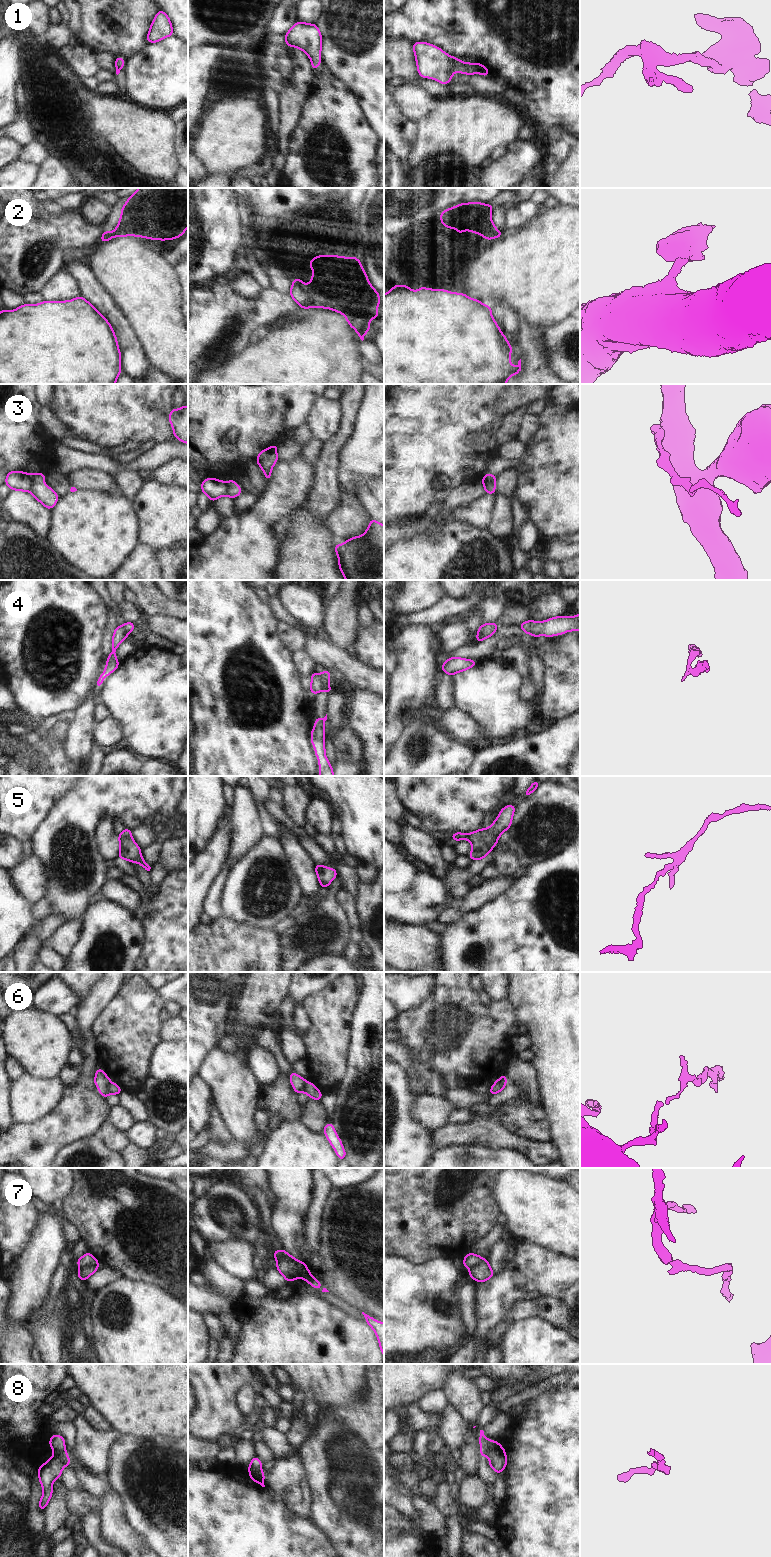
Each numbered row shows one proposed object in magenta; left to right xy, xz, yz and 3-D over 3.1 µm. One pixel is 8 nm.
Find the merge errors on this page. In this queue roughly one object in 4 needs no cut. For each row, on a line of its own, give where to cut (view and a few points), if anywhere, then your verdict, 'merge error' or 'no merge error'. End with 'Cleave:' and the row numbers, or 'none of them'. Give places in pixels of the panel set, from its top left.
1: cut none; no merge error
2: cut xz (307, 286), (309, 306); merge error
3: cut xy (28, 474), (30, 480), (29, 490); merge error
4: cut xz (318, 674), (322, 689); merge error
5: cut none; no merge error
6: cut xy (110, 1082), (108, 1093); merge error
7: cut xy (98, 1265), (85, 1265), (80, 1268); merge error
8: cut yz (501, 1447), (494, 1448), (489, 1455); merge error
Cleave: 2, 3, 4, 6, 7, 8

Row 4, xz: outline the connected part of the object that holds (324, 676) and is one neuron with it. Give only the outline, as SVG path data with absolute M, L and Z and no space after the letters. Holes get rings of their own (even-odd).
M325 670L324 672L319 674L319 677L322 684L322 690L325 690L328 694L330 694L330 692L333 690L328 684L329 679L331 677L331 672L328 670Z

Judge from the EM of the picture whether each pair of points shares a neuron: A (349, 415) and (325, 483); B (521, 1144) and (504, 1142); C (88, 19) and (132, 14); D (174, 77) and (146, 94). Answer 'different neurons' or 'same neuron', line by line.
A: same neuron
B: same neuron
C: same neuron
D: same neuron

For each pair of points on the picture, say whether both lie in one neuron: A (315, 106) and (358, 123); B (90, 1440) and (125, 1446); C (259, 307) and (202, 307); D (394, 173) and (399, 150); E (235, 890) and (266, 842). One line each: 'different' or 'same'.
A: same
B: different
C: same
D: different
E: same

